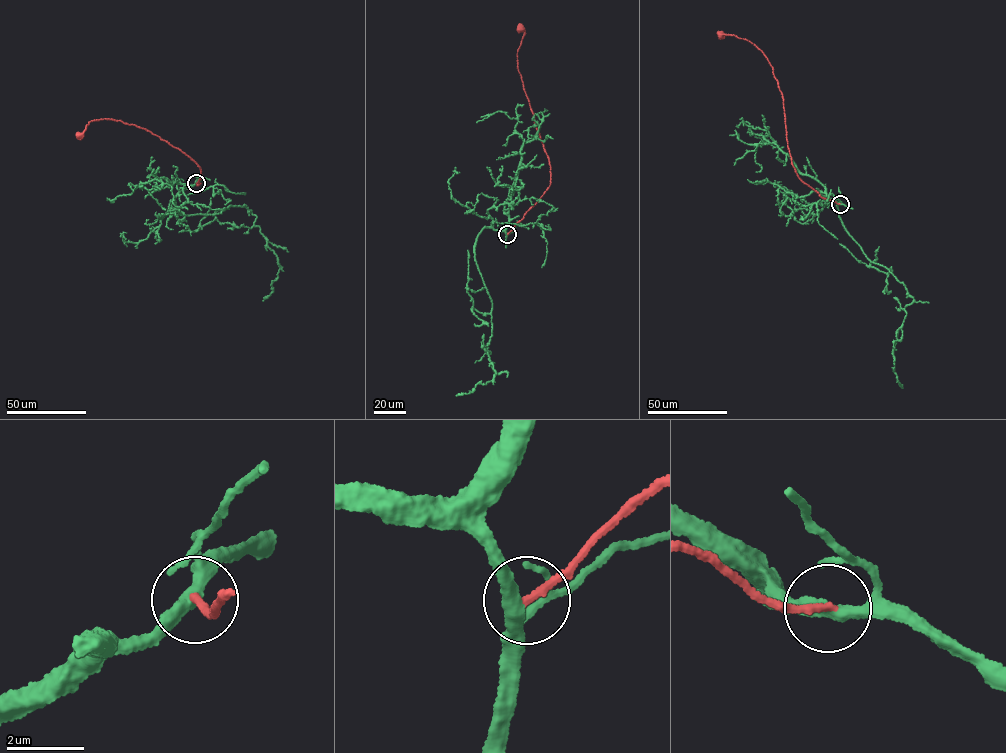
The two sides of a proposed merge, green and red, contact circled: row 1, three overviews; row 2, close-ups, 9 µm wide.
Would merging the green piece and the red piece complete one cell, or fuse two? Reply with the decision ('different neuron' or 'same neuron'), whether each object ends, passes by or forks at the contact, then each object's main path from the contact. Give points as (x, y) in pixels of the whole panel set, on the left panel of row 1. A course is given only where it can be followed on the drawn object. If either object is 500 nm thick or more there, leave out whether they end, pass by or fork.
different neuron; green passes by; red ends; course green (196, 183), (175, 198), (180, 214), (244, 204), (255, 215), (280, 269), (263, 301); course red (196, 183), (199, 184), (200, 168), (190, 157), (134, 124), (108, 119), (92, 121), (79, 136)

